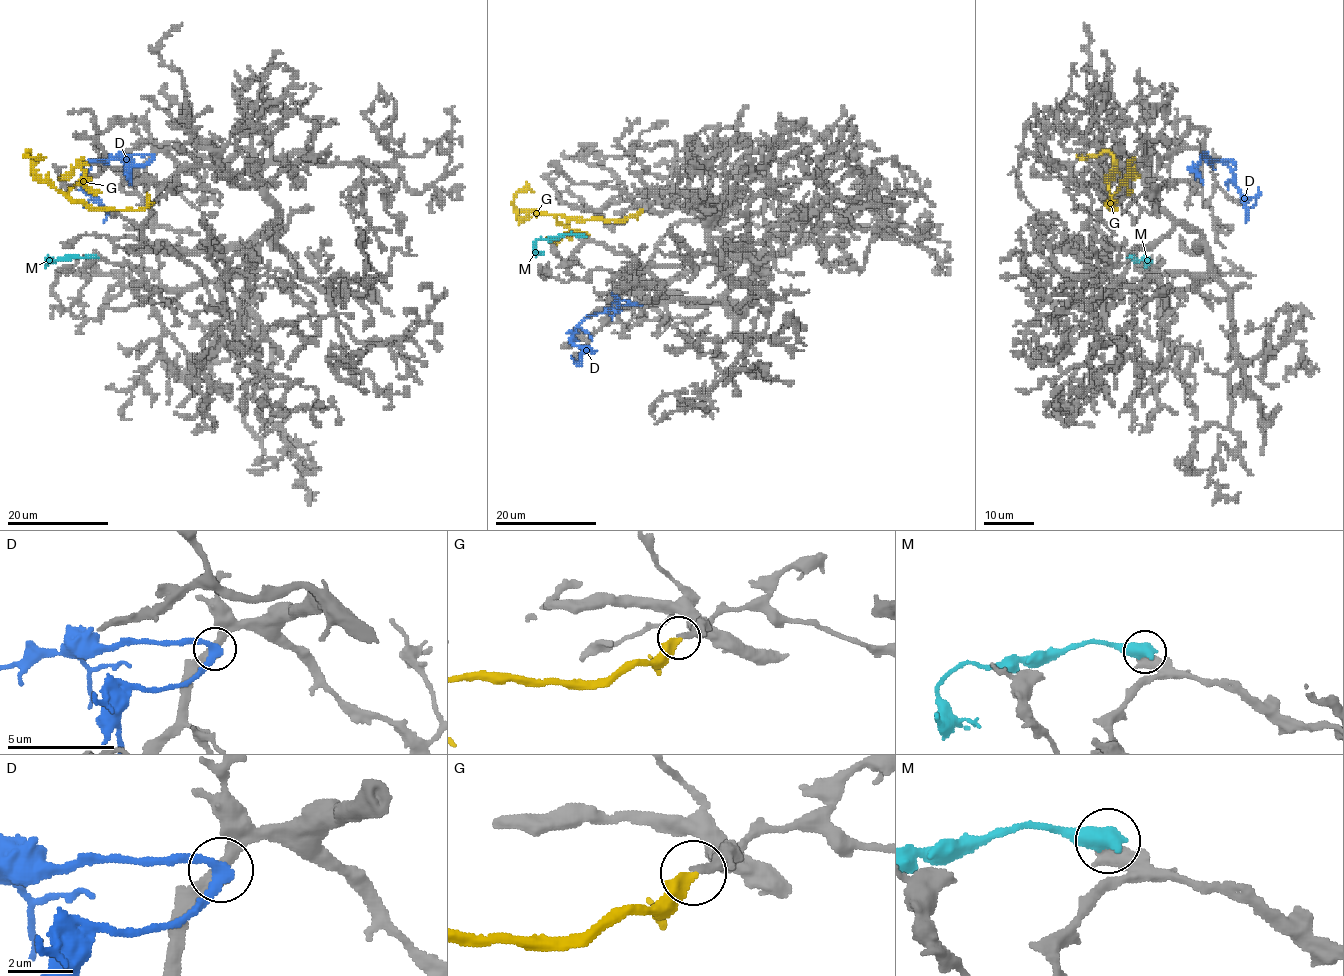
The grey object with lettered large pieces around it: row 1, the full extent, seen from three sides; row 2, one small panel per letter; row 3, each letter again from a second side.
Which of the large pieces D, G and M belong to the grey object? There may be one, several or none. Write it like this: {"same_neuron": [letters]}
{"same_neuron": ["G"]}

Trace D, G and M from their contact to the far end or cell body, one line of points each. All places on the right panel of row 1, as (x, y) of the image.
D: (1201, 156), (1211, 161), (1219, 160), (1228, 166), (1246, 210), (1245, 222)
G: (1105, 203), (1115, 209), (1106, 182), (1113, 174), (1113, 157), (1108, 152), (1086, 157)
M: (1131, 256), (1129, 257), (1149, 263)

